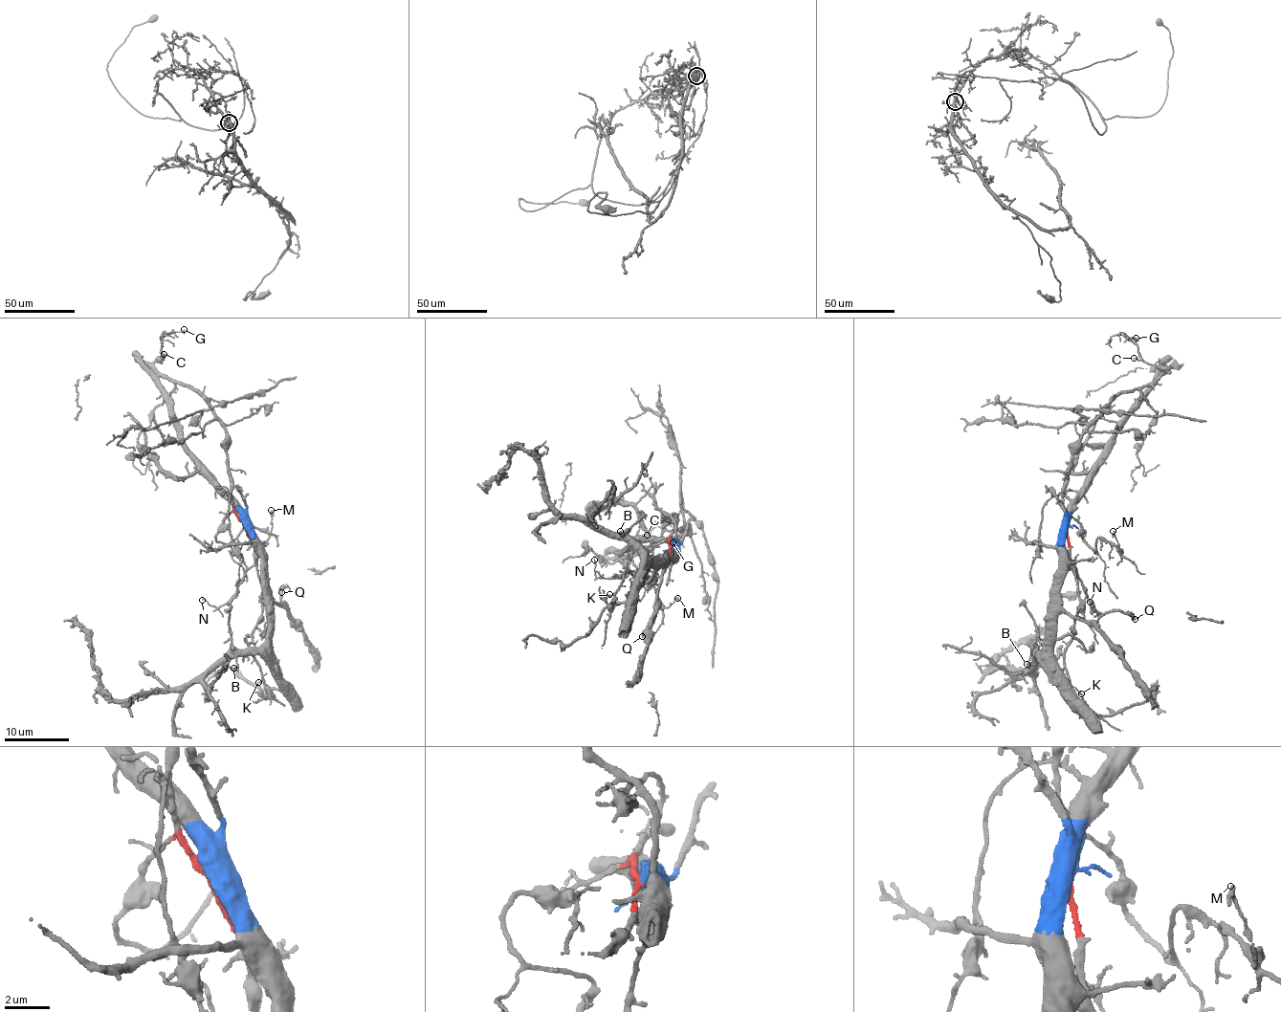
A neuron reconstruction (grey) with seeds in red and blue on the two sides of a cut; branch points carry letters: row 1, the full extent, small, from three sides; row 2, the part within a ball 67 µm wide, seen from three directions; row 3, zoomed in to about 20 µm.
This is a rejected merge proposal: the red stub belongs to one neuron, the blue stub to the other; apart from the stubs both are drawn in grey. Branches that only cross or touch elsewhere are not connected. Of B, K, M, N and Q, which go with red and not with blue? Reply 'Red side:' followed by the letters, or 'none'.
Red side: K, M, N

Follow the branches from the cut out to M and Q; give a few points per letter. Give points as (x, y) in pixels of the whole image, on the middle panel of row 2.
M: (672, 544), (664, 539), (637, 548), (631, 555), (637, 568), (655, 574), (652, 587), (663, 605), (677, 597)
Q: (672, 544), (674, 548), (671, 550), (675, 552), (665, 561), (653, 623), (642, 637)

